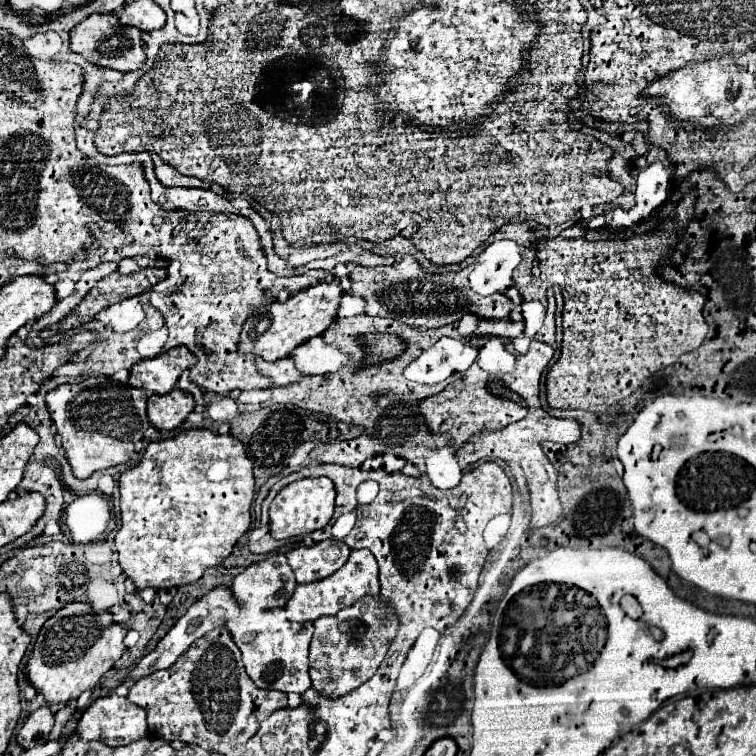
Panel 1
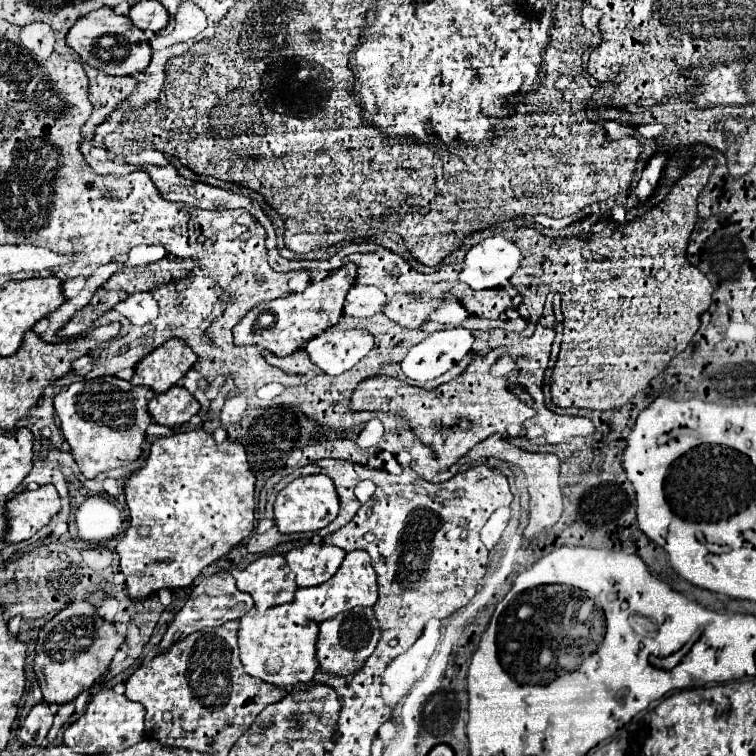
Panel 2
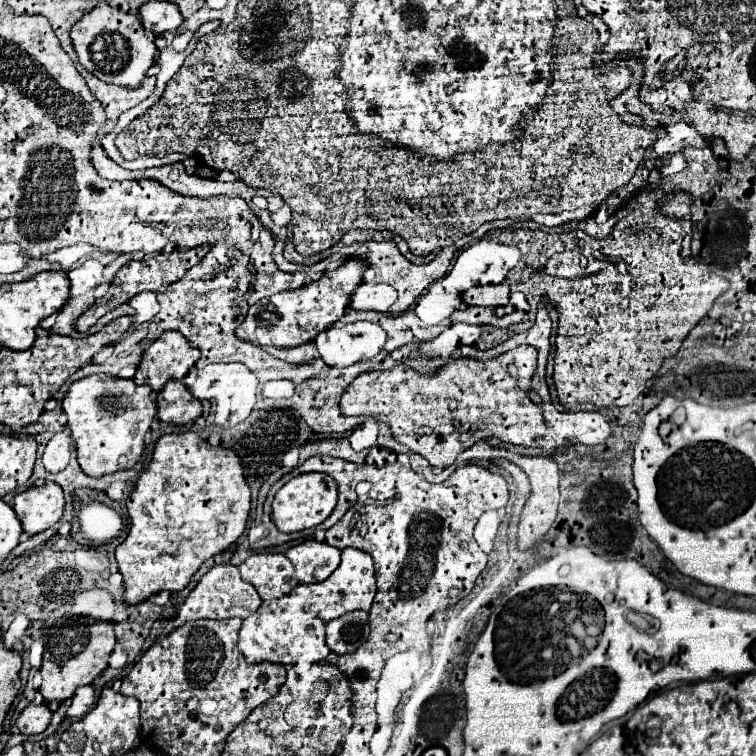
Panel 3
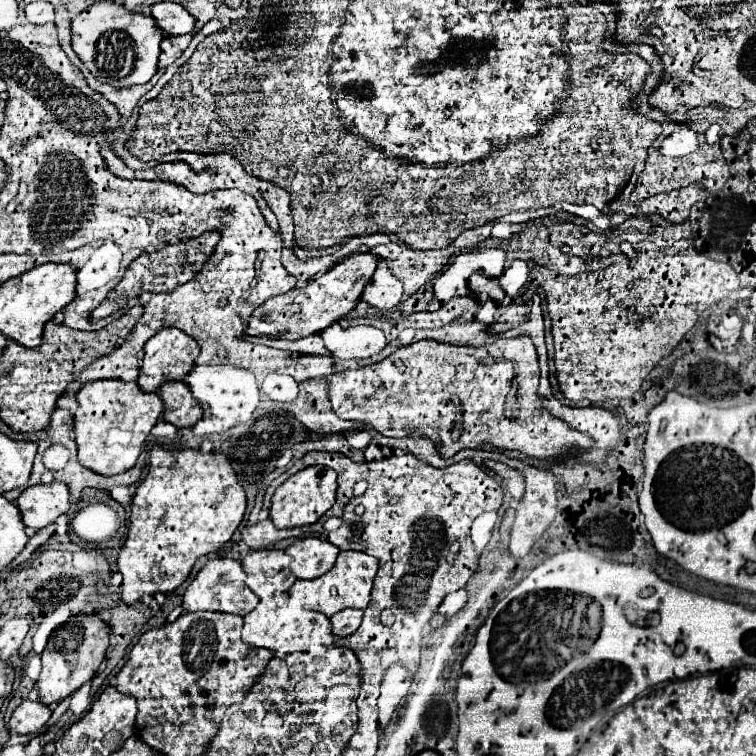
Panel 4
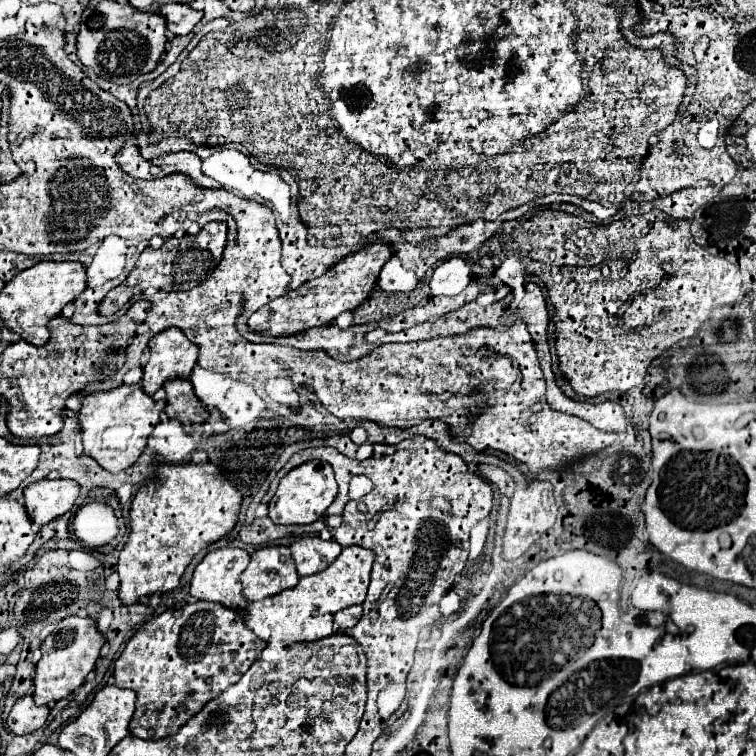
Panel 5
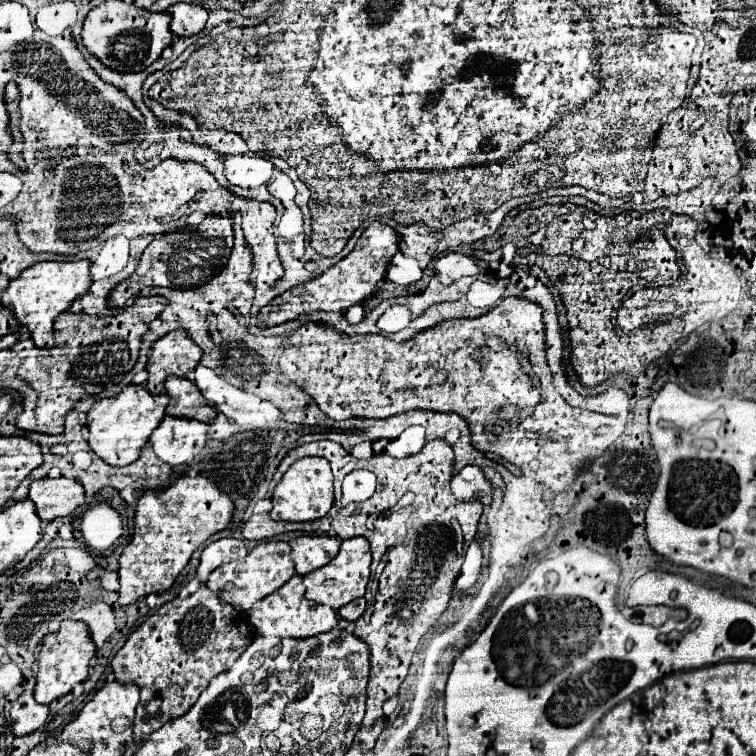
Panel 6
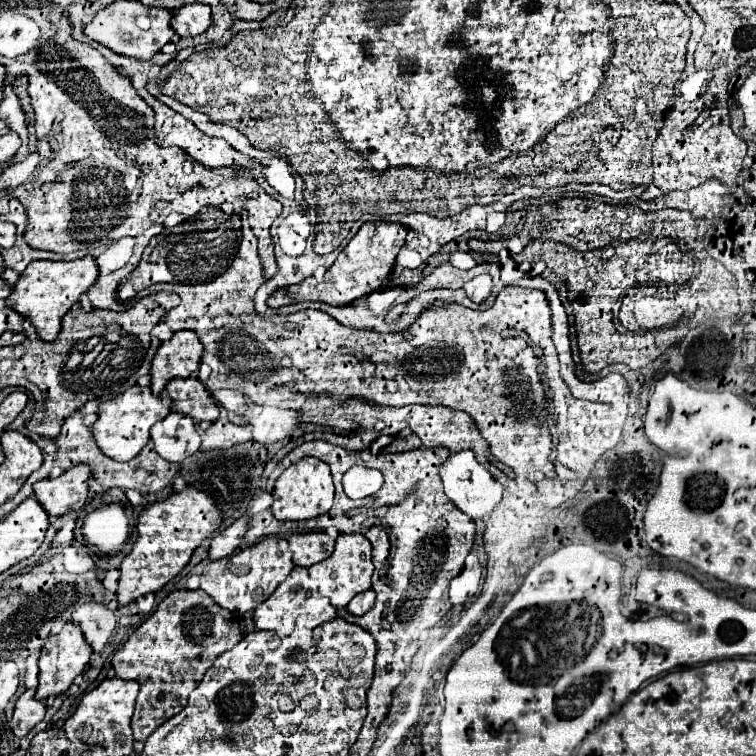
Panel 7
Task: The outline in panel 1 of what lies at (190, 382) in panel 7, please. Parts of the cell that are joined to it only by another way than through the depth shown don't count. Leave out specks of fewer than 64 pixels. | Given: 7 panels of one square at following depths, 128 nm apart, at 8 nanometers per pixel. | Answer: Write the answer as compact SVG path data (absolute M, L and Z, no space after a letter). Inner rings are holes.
M174 388L168 394L152 394L148 398L148 418L158 430L178 428L194 410L194 396Z

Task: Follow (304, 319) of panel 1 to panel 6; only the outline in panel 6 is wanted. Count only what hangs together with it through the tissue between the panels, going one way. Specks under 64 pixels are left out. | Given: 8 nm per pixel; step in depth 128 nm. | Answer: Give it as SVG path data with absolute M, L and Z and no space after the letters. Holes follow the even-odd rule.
M372 222L362 232L354 250L346 258L336 262L330 270L326 270L318 278L286 290L284 294L276 296L270 304L260 308L258 326L276 326L276 324L282 324L286 320L294 320L302 314L308 314L312 310L346 312L350 306L360 304L362 300L372 296L378 288L378 282L386 278L386 268L388 268L390 260L394 258L396 252L400 252L398 242L400 242L398 234L390 226L380 224L380 222Z

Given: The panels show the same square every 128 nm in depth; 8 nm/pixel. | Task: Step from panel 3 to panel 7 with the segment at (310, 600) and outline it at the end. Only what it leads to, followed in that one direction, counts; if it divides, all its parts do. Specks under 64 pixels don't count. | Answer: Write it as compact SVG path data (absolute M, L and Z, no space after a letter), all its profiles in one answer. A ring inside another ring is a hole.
M340 534L336 538L336 548L332 552L332 556L328 556L326 560L314 564L308 568L308 572L312 574L312 578L316 578L316 574L324 576L328 588L330 588L330 602L332 606L336 608L346 608L348 602L368 590L372 584L370 584L370 578L374 574L374 564L372 564L372 544L362 536L362 534Z

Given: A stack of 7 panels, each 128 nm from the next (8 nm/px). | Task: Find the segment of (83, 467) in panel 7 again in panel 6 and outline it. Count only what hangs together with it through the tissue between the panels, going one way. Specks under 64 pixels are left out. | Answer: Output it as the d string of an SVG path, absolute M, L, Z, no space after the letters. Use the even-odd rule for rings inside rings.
M42 478L30 484L30 496L36 504L36 512L44 522L58 516L72 514L80 504L84 504L84 488L72 478Z

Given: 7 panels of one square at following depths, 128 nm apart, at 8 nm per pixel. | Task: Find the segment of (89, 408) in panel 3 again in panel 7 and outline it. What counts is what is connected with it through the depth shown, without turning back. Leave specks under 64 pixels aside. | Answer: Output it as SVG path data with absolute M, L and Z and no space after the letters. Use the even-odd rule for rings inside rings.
M132 386L124 394L118 394L114 400L100 404L98 422L92 426L92 434L100 450L112 460L126 462L134 458L150 440L150 428L164 420L170 414L170 398L154 396L148 386Z

